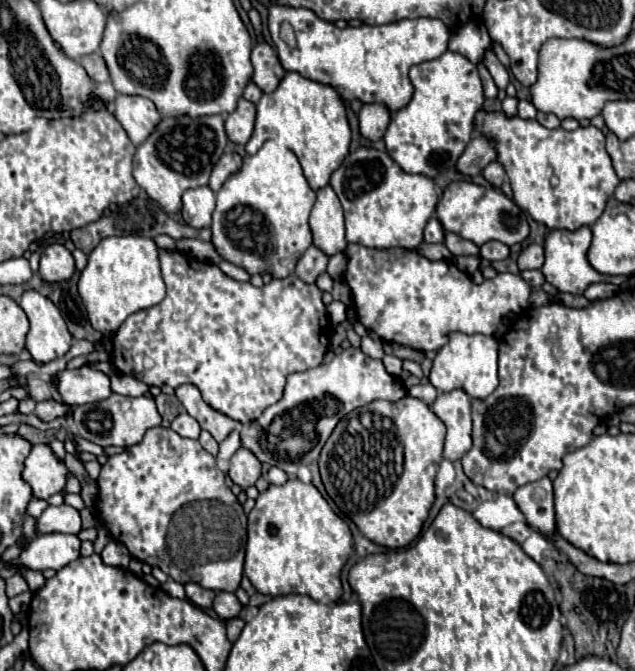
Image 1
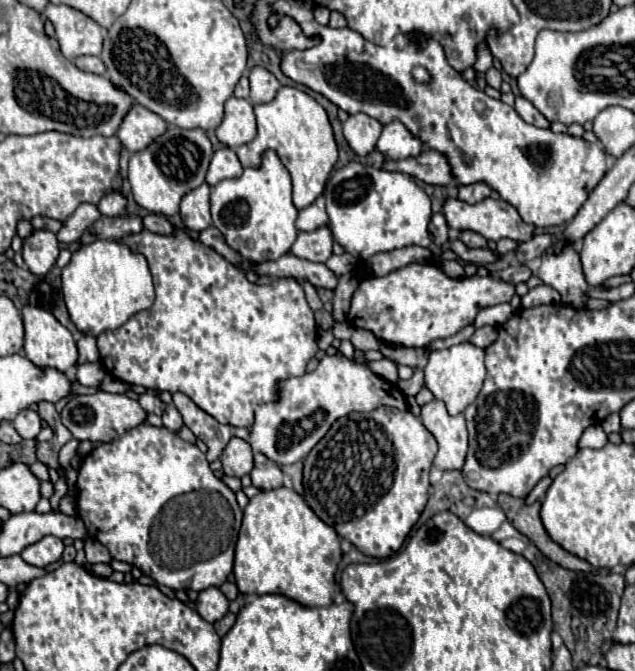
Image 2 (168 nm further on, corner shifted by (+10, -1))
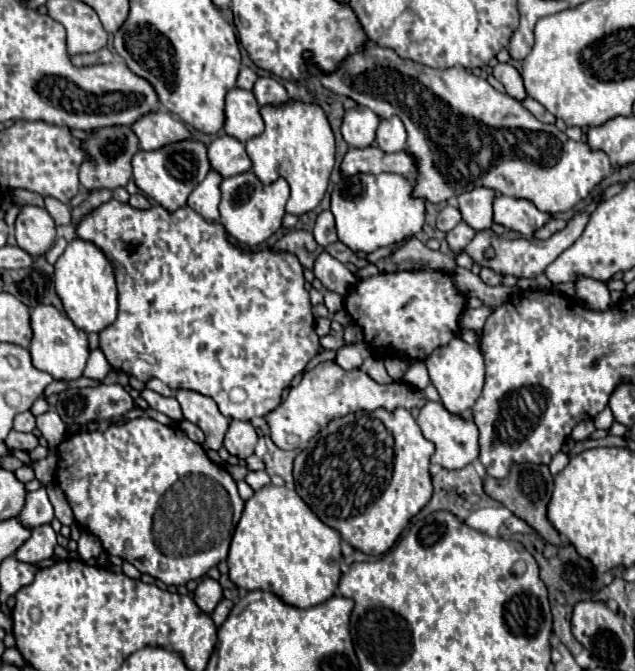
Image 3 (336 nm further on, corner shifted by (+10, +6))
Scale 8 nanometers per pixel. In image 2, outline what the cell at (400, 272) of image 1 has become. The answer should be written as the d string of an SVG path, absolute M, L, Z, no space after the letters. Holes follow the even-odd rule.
M410 263L384 277L362 279L352 295L348 319L386 343L426 349L434 339L446 339L474 323L480 309L508 303L514 293L514 285L490 275L452 279L432 263Z

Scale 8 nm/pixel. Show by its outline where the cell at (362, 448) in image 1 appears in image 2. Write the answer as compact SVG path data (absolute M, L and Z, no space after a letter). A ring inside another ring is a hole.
M380 407L372 413L354 411L338 419L304 459L304 499L326 525L334 527L338 535L350 541L358 551L368 557L386 559L402 547L412 525L426 507L430 489L428 471L432 467L436 449L438 445L432 433L428 433L422 421L410 411L388 407Z

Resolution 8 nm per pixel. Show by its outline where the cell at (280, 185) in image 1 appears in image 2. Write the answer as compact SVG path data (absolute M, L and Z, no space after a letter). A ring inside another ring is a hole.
M266 151L260 169L244 169L242 177L220 181L212 187L212 225L218 227L226 243L236 249L244 259L264 263L276 261L286 255L296 241L296 215L292 203L292 181L286 167L274 151Z

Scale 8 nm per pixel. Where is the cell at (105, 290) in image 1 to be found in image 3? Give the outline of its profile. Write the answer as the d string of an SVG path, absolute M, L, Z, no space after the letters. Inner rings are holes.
M76 238L68 242L68 248L54 264L54 286L64 304L68 318L74 322L76 328L84 332L100 332L102 328L110 326L116 320L118 304L116 304L116 278L112 264L108 262L106 254L88 240Z

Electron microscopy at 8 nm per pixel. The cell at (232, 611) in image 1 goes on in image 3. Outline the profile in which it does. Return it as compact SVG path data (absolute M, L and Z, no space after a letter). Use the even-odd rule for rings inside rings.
M212 578L200 580L198 588L194 590L194 602L200 606L200 610L212 614L212 610L220 600L222 600L222 586Z

